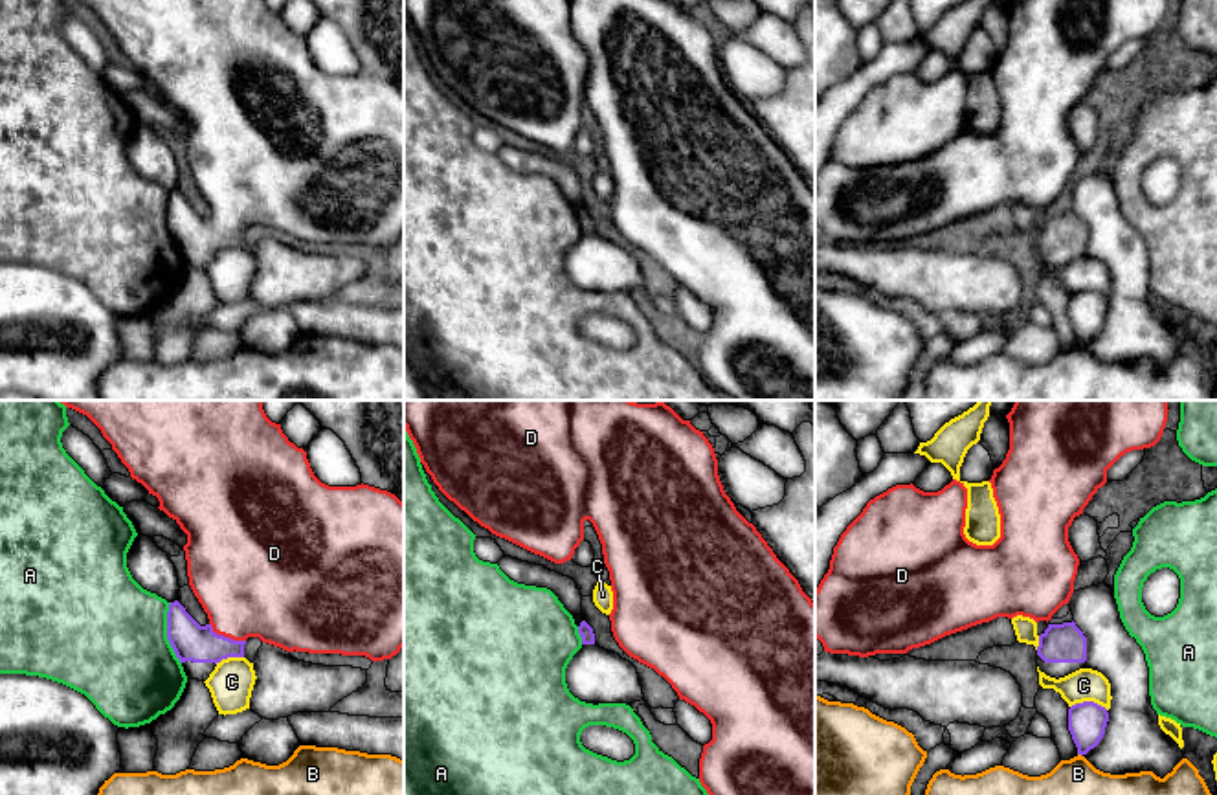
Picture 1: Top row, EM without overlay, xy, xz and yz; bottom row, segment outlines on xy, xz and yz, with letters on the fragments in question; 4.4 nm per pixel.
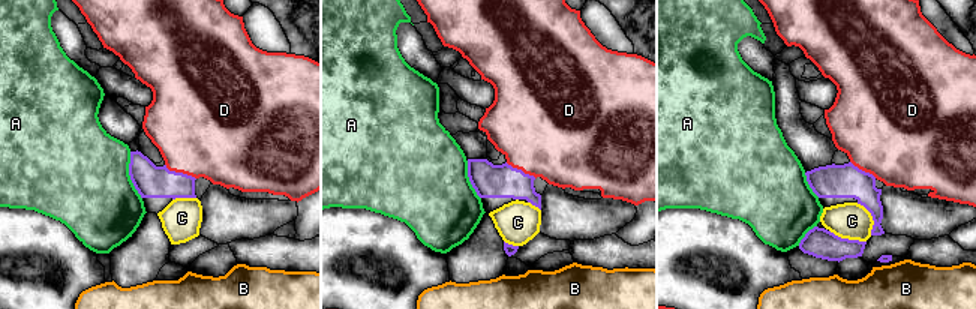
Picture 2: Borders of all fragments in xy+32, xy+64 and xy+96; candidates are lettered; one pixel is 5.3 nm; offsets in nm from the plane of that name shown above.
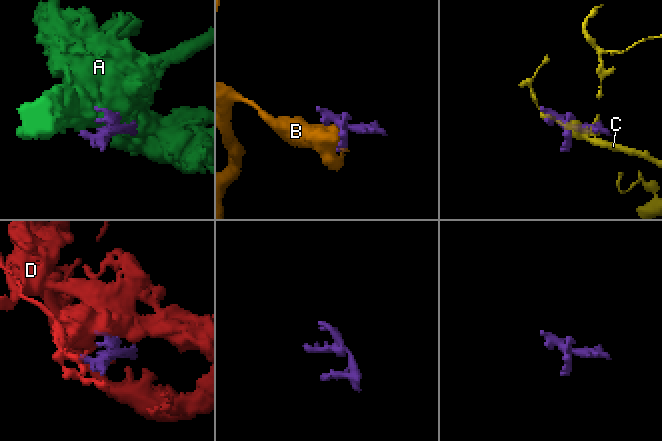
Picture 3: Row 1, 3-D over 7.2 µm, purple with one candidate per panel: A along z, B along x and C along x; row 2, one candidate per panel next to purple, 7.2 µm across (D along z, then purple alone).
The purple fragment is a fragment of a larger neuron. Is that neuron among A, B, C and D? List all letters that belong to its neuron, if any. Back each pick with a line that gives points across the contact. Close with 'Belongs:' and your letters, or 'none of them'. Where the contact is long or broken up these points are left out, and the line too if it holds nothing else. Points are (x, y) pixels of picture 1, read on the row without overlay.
D: runs through xy (189, 230), (226, 226), (241, 186), (250, 175)
Belongs: D

